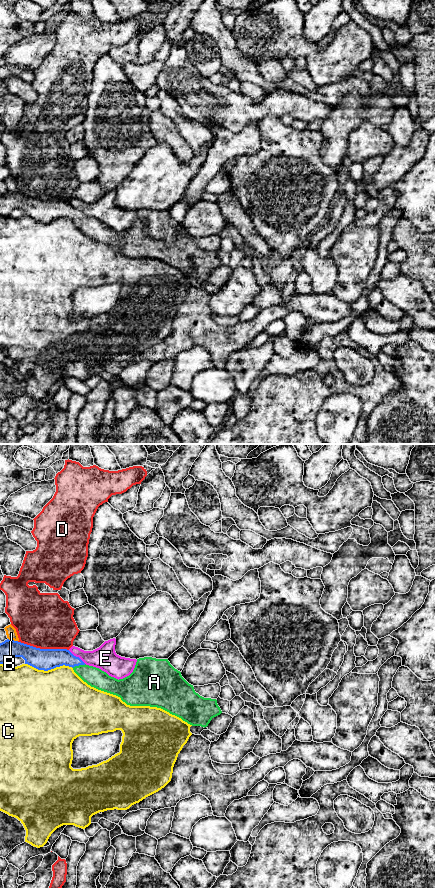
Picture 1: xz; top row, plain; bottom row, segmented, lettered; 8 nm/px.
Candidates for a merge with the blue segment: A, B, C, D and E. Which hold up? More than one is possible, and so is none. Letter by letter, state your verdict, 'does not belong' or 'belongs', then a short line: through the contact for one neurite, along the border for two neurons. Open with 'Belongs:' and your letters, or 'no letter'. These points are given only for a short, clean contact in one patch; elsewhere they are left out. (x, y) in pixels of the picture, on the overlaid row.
Belongs: A
A: belongs; line xz (48, 659), (69, 659), (78, 665), (86, 673), (95, 677)
B: does not belong
C: does not belong
D: does not belong
E: does not belong; line xz (68, 650), (85, 663)

